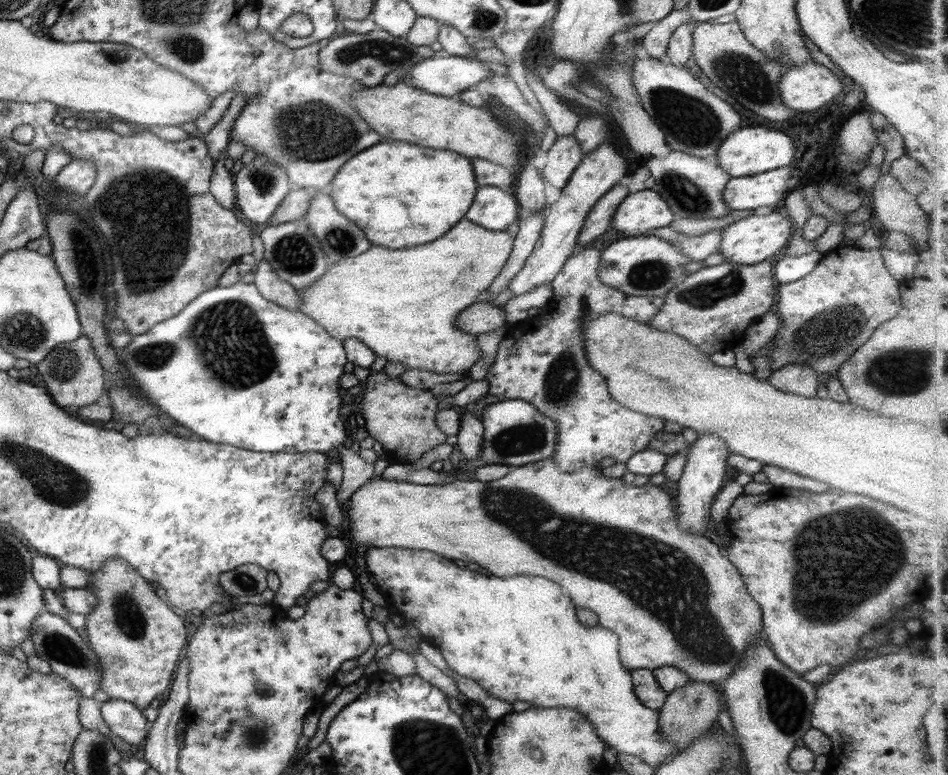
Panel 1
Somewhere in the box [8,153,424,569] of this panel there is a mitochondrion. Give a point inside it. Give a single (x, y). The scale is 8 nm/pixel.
(159, 205)

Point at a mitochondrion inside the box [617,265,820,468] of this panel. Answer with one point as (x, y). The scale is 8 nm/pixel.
(703, 294)

